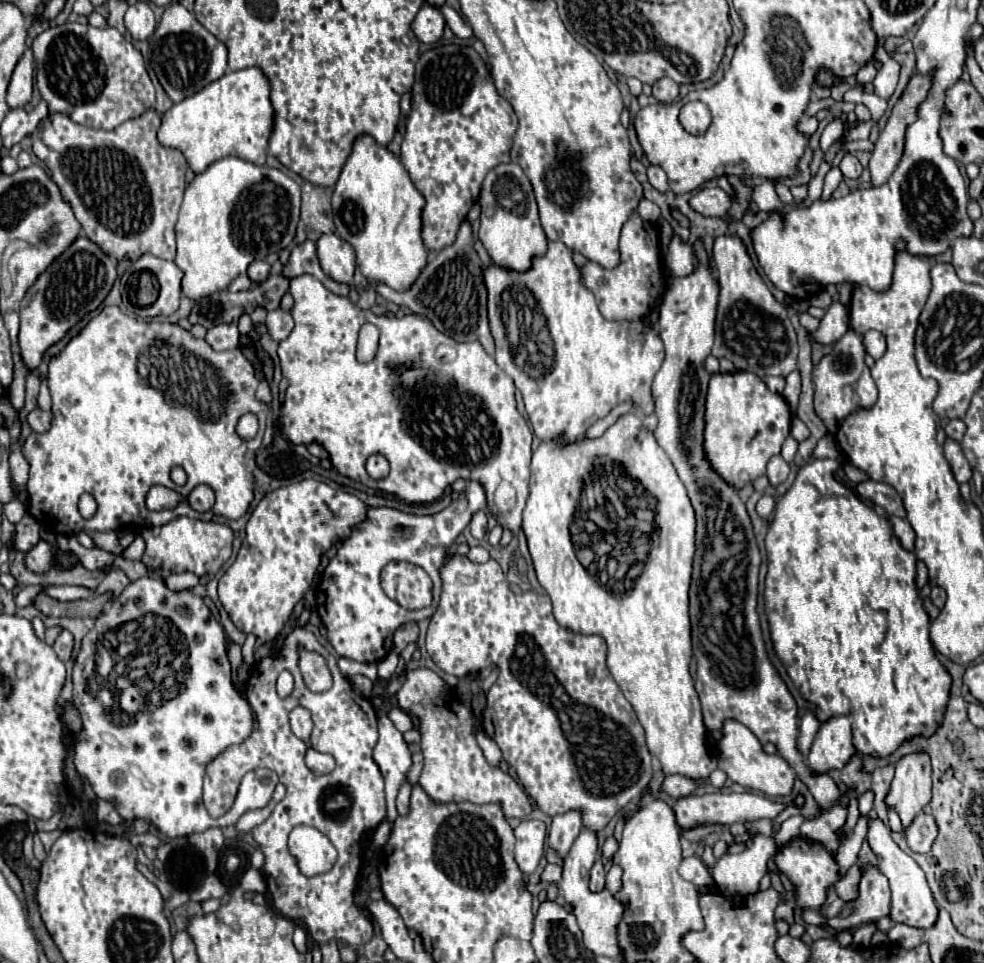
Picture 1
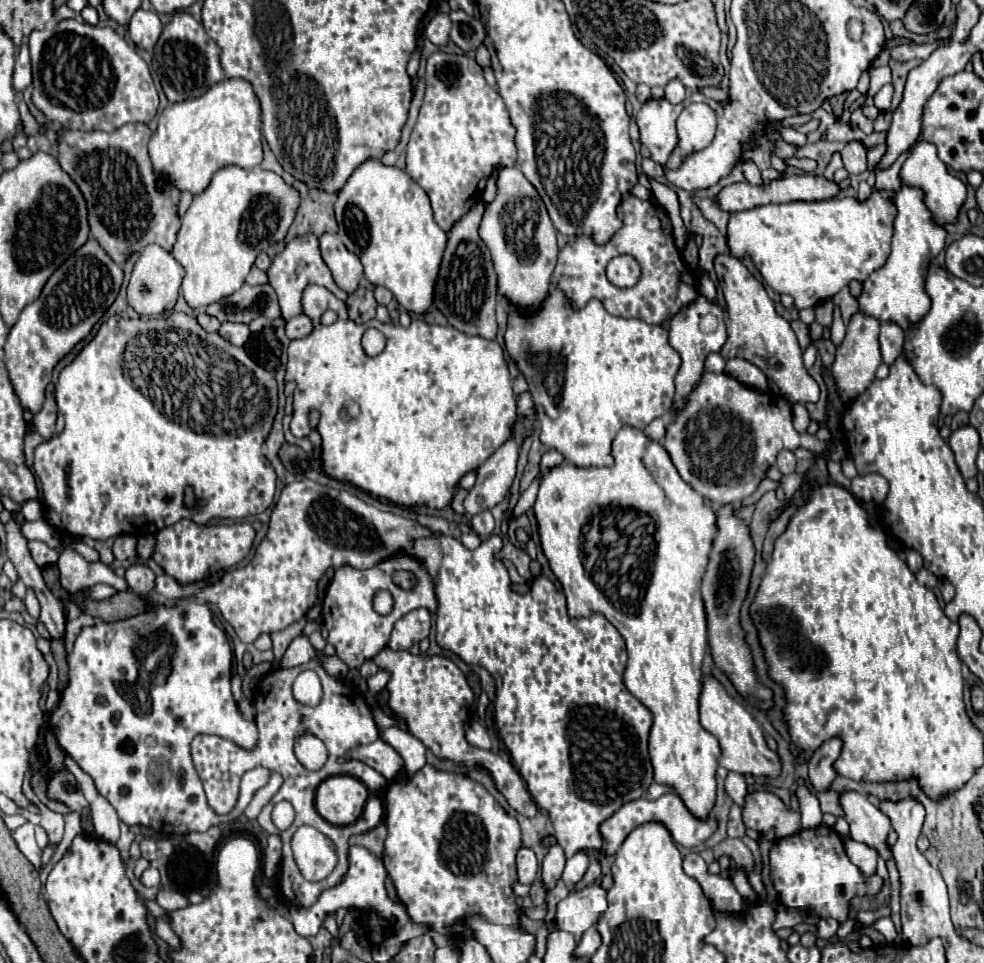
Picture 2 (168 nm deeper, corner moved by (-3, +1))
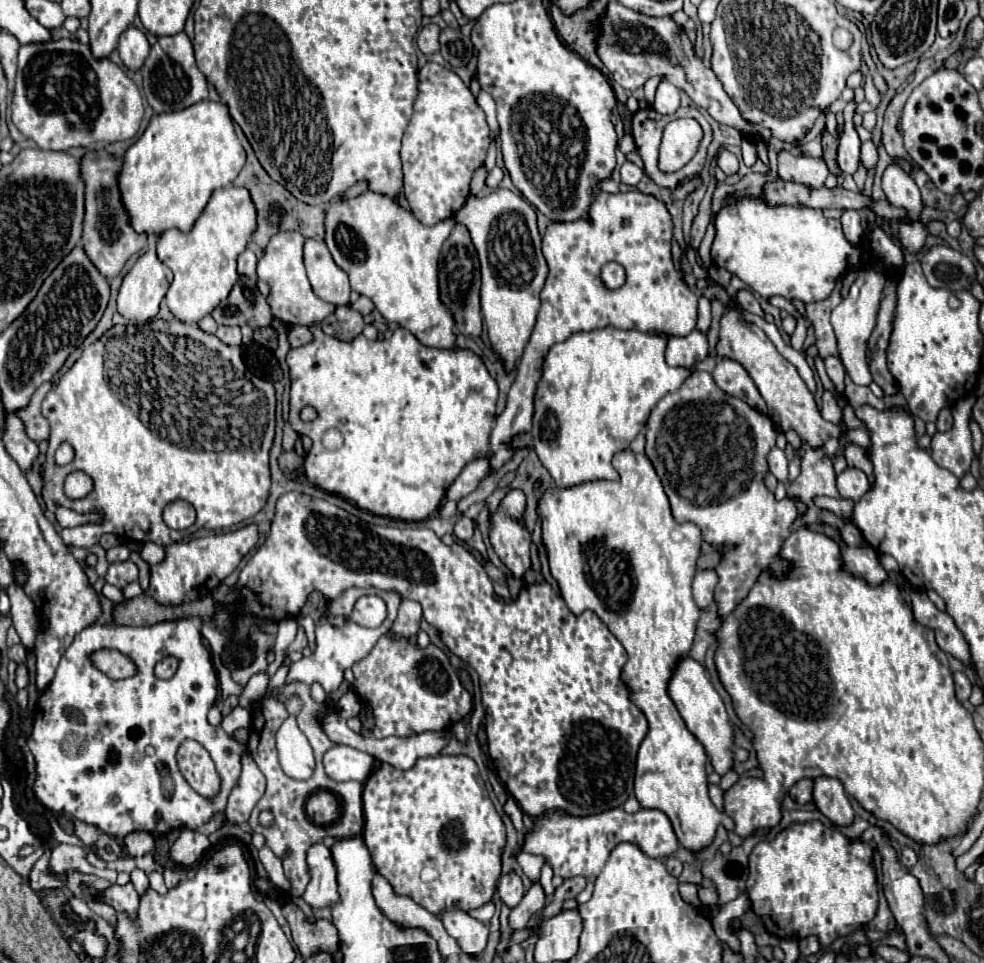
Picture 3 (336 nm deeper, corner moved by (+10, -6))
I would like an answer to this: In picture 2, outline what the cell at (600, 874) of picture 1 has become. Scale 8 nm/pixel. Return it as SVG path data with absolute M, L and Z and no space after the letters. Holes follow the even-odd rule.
M594 883L582 891L572 891L566 899L556 905L556 929L574 935L576 943L584 931L594 927L606 909L606 891Z

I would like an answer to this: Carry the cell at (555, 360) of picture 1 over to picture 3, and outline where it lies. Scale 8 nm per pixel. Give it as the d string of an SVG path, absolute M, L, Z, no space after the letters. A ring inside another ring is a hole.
M599 328L591 332L577 332L565 342L553 344L543 358L541 378L535 390L533 414L533 450L543 466L561 488L575 486L589 480L617 480L619 474L611 466L615 452L629 448L631 440L645 428L651 408L667 394L677 390L691 370L673 368L665 362L667 338L661 334L645 334L639 330Z

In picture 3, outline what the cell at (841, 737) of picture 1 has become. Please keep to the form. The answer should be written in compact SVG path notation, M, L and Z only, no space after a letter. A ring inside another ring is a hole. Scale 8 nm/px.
M811 778L799 780L799 782L789 790L789 794L791 794L791 798L793 798L795 802L799 802L799 804L811 802L811 798L813 798L813 780L811 780Z

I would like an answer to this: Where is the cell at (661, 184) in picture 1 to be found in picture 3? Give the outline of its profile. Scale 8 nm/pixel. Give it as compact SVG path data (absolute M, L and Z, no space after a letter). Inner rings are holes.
M625 162L621 166L621 182L627 186L637 186L643 176L645 176L645 172L639 166L635 166L633 162Z

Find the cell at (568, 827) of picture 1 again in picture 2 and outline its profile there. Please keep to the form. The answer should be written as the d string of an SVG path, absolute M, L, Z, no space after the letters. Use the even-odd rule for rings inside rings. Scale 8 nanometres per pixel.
M554 845L554 847L546 853L546 857L544 857L544 861L542 861L542 883L544 883L546 891L554 889L556 881L558 881L560 875L562 875L564 863L566 863L564 851L560 849L560 845Z

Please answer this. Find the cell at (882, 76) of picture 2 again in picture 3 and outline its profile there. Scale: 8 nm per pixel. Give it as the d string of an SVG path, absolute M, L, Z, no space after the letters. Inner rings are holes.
M851 100L843 114L845 114L845 128L839 136L839 152L837 152L837 164L841 168L843 174L853 174L859 166L859 146L861 146L861 140L855 132L855 126L851 122L853 114L855 114L855 100Z

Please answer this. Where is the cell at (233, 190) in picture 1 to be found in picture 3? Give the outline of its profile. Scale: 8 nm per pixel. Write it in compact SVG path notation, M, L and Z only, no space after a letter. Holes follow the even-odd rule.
M225 186L213 190L209 204L195 220L193 228L183 234L177 228L165 230L157 244L157 256L163 264L173 270L173 282L165 296L165 302L175 318L181 322L199 322L203 316L229 296L237 282L235 262L237 256L247 248L257 228L257 212L251 194L243 186Z

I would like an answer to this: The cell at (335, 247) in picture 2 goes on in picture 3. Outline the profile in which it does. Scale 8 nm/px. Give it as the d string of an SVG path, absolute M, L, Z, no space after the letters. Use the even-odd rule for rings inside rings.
M307 240L305 242L305 268L313 292L335 306L349 304L349 278L331 258L327 244L323 240Z

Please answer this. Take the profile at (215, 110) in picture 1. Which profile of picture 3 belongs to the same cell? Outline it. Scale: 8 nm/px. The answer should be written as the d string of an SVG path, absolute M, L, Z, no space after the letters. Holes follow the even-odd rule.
M203 100L185 110L153 114L143 136L123 154L119 188L135 232L163 234L169 228L189 232L211 192L229 186L245 164L225 102Z

